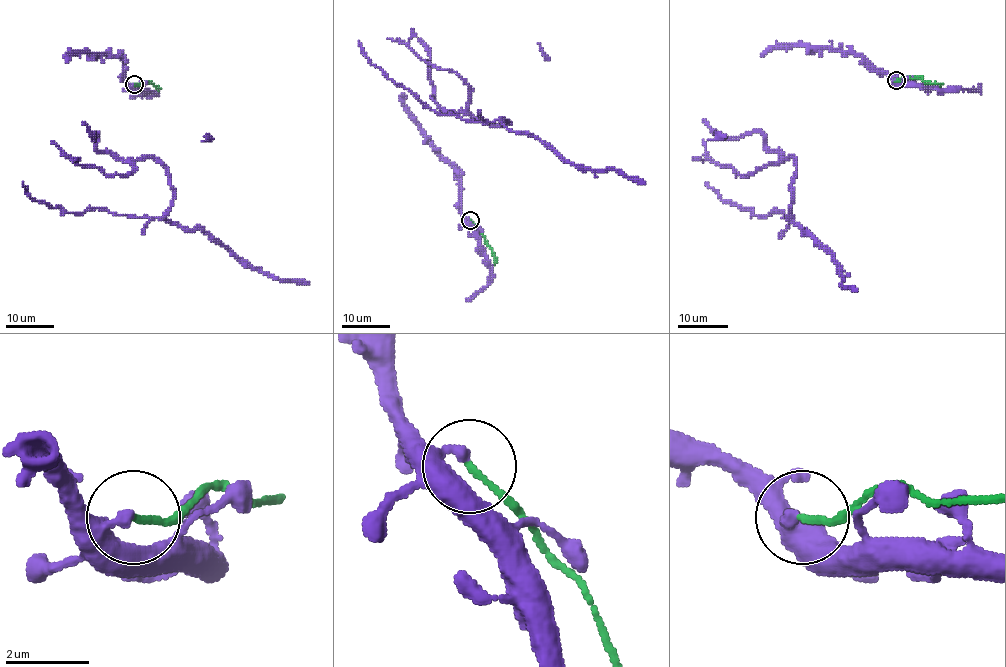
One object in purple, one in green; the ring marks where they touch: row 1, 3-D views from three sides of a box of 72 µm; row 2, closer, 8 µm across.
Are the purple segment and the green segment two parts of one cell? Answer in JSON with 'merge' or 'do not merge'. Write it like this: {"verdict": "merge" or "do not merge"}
{"verdict": "do not merge"}

